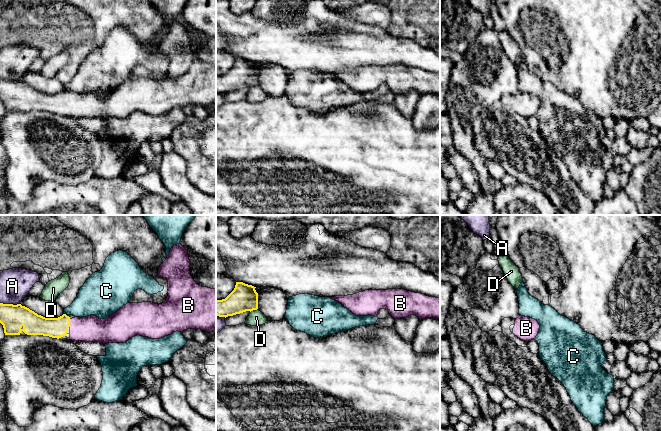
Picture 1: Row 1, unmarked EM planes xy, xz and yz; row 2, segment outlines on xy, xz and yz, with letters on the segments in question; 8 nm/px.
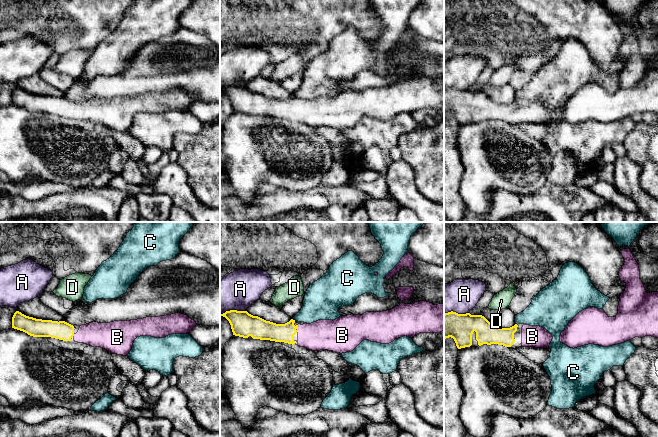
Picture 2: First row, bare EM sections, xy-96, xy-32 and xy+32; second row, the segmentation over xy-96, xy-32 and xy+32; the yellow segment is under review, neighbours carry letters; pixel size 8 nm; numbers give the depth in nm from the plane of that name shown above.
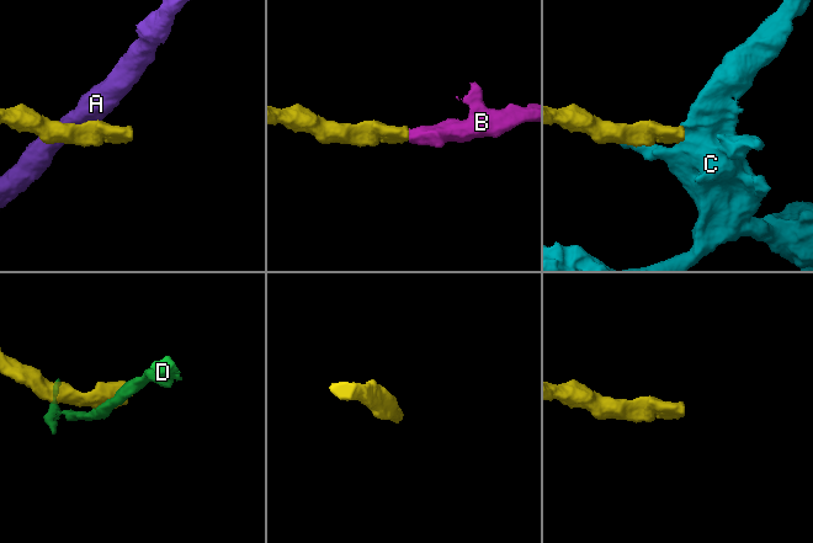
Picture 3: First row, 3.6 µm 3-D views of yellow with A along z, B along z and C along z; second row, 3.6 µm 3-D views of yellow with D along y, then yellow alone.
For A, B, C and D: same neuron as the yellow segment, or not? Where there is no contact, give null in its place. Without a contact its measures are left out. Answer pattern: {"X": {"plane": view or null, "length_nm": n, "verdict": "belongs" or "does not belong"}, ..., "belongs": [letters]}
{"A": {"plane": "xy", "length_nm": 160, "verdict": "does not belong"}, "B": {"plane": "xy", "length_nm": 70, "verdict": "belongs"}, "C": {"plane": "xy", "length_nm": 30, "verdict": "does not belong"}, "D": {"plane": "xz", "length_nm": 70, "verdict": "does not belong"}, "belongs": ["B"]}

